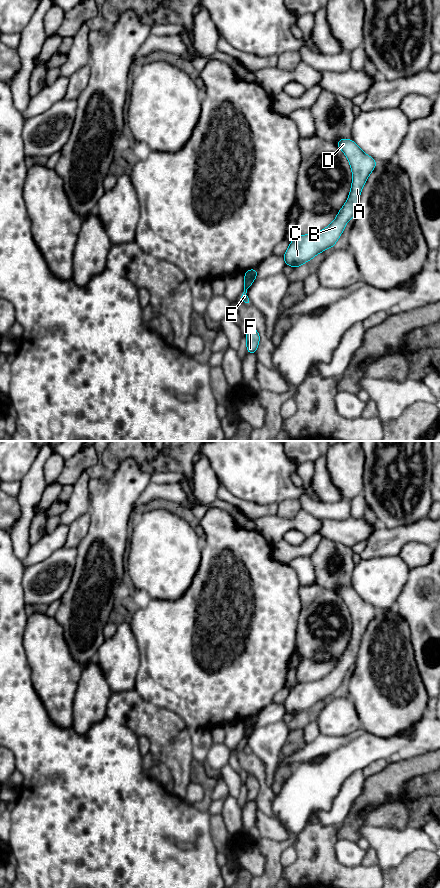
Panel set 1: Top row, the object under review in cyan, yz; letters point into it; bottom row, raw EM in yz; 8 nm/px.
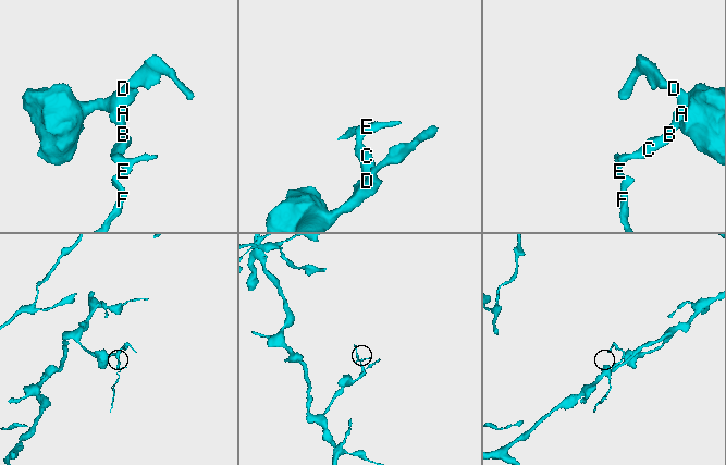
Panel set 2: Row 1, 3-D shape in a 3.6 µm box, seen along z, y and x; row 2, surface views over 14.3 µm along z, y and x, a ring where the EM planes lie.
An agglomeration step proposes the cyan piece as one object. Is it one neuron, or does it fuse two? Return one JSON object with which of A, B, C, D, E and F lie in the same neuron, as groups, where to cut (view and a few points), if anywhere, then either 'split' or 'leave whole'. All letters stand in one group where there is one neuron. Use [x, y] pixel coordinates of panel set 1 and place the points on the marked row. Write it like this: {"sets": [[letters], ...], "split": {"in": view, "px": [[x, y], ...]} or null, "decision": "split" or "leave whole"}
{"sets": [["A", "B", "C", "D"], ["E", "F"]], "split": {"in": "yz", "px": [[245, 276], [253, 280]]}, "decision": "split"}

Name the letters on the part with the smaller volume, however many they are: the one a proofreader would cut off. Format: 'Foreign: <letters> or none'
Foreign: E, F

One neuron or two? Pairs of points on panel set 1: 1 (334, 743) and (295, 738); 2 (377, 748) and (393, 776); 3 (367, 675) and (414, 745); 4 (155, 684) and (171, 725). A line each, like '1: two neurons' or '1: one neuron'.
1: two neurons
2: two neurons
3: two neurons
4: two neurons

